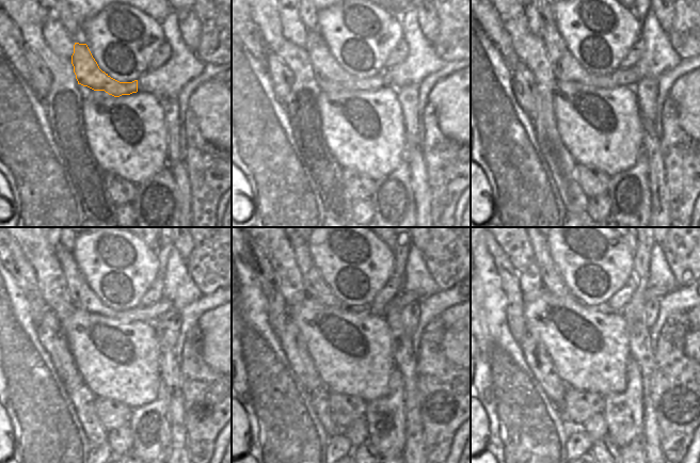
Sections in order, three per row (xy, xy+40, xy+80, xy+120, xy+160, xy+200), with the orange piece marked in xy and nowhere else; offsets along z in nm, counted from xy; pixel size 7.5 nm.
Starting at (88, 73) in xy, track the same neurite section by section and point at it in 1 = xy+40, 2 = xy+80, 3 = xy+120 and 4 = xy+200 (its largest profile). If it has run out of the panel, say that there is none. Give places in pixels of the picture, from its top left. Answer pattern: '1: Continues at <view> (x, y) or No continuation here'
1: Continues at xy+40 (329, 74)
2: Continues at xy+80 (566, 68)
3: Continues at xy+120 (82, 297)
4: Continues at xy+200 (553, 283)

